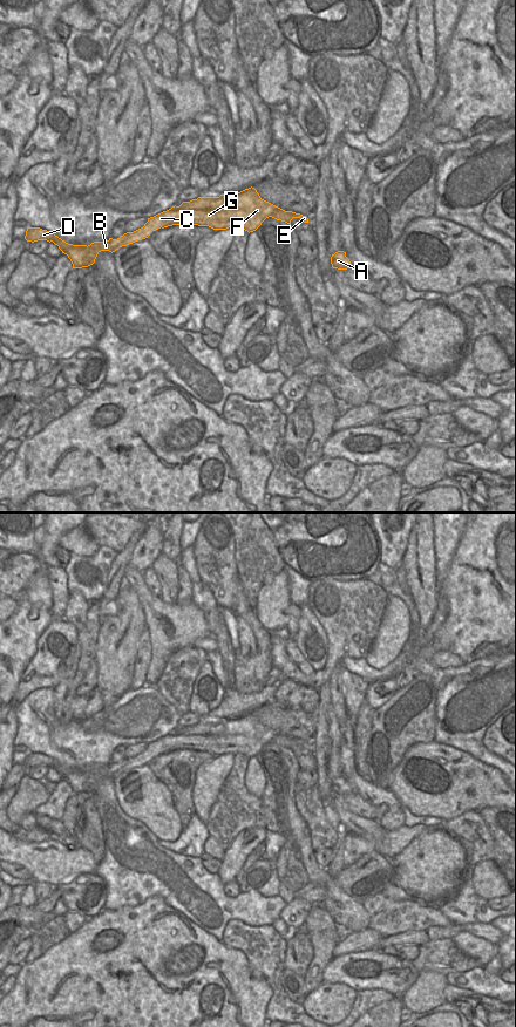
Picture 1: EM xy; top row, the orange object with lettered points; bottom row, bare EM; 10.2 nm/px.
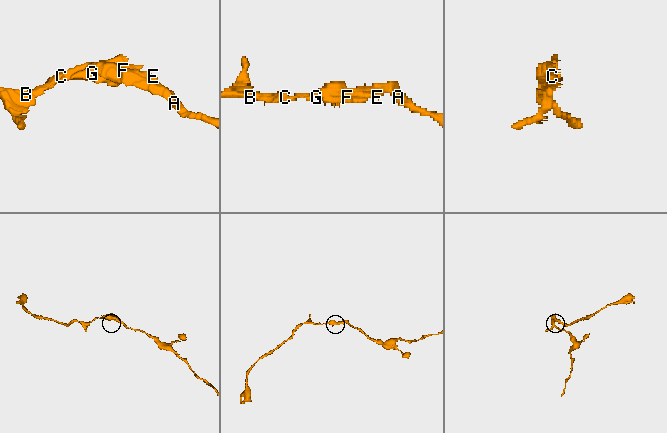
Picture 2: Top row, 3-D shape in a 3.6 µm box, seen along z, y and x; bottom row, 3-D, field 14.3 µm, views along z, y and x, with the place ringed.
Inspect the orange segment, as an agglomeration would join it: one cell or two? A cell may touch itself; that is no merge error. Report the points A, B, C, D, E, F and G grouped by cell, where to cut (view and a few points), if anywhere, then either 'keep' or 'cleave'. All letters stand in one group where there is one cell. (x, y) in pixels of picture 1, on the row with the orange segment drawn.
A B C D E F G | no cut | keep

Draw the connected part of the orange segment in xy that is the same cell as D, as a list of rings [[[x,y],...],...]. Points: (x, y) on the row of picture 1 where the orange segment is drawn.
[[[254,188],[245,189],[237,193],[220,195],[219,197],[198,197],[183,202],[179,206],[163,211],[148,218],[143,227],[127,232],[117,239],[94,242],[90,245],[68,244],[54,233],[40,227],[28,227],[25,239],[27,242],[53,242],[62,253],[67,254],[73,268],[88,267],[95,263],[101,251],[115,252],[122,246],[145,239],[152,231],[172,225],[209,226],[213,230],[236,230],[238,227],[250,232],[256,231],[262,223],[272,217],[291,225],[293,218],[308,223],[308,218],[300,213],[285,211],[264,199]]]

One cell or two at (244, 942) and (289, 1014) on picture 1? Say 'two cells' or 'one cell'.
one cell

